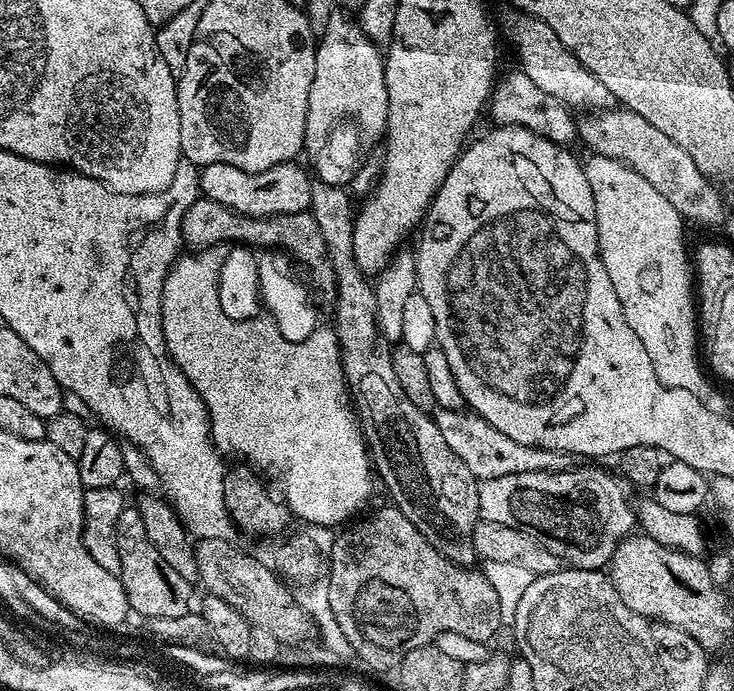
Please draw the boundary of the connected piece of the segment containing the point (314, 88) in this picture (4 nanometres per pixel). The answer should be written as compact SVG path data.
M338 11L328 19L328 24L322 29L318 36L316 45L316 61L314 62L314 82L310 82L310 102L306 110L306 134L304 135L304 152L308 160L312 163L311 171L316 171L315 179L321 184L334 184L337 186L348 186L352 180L352 175L360 168L360 163L368 156L368 151L375 146L376 143L381 143L382 137L385 135L388 127L388 87L386 86L386 78L384 77L384 62L385 57L382 55L381 49L372 43L368 35L360 29L359 23L355 19L352 20L351 15L345 14L343 11Z

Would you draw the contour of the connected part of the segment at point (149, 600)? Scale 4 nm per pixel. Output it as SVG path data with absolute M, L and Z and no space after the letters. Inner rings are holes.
M126 506L118 518L116 526L116 545L118 546L119 577L126 590L129 609L150 618L180 618L190 612L188 590L190 584L162 560L158 550L151 545L146 528L137 509Z

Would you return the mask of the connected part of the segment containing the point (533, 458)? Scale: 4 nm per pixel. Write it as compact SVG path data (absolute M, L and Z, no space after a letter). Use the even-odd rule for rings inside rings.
M440 410L437 413L434 419L444 444L450 446L451 450L458 454L458 458L462 458L478 481L502 478L506 474L519 472L564 472L571 465L569 453L548 451L545 448L514 442L514 438L506 438L506 434L502 434L500 428L492 427L489 421L475 414L469 414L464 410Z

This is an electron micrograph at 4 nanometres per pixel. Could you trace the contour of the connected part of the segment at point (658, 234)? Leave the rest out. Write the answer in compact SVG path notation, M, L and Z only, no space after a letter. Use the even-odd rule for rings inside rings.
M595 154L589 155L587 158L589 160L585 159L583 166L584 173L586 174L586 182L590 182L590 190L594 194L596 233L598 234L598 242L600 243L600 257L606 266L606 274L610 274L610 282L614 282L614 294L618 294L618 302L622 302L622 314L626 314L626 322L630 322L634 334L638 334L642 346L646 346L646 354L650 354L650 362L654 362L654 374L657 378L668 388L690 390L690 394L694 394L701 402L708 401L708 396L712 396L714 393L708 392L708 388L713 384L713 381L709 377L704 377L705 369L702 367L701 357L700 360L696 357L698 304L694 299L694 268L690 263L690 248L688 252L687 246L684 245L684 227L686 227L686 221L678 210L674 210L674 206L670 206L670 202L666 202L666 198L662 198L662 194L658 194L658 190L654 190L654 186L650 186L650 182L646 182L646 178L639 176L633 168L627 168L621 160Z

